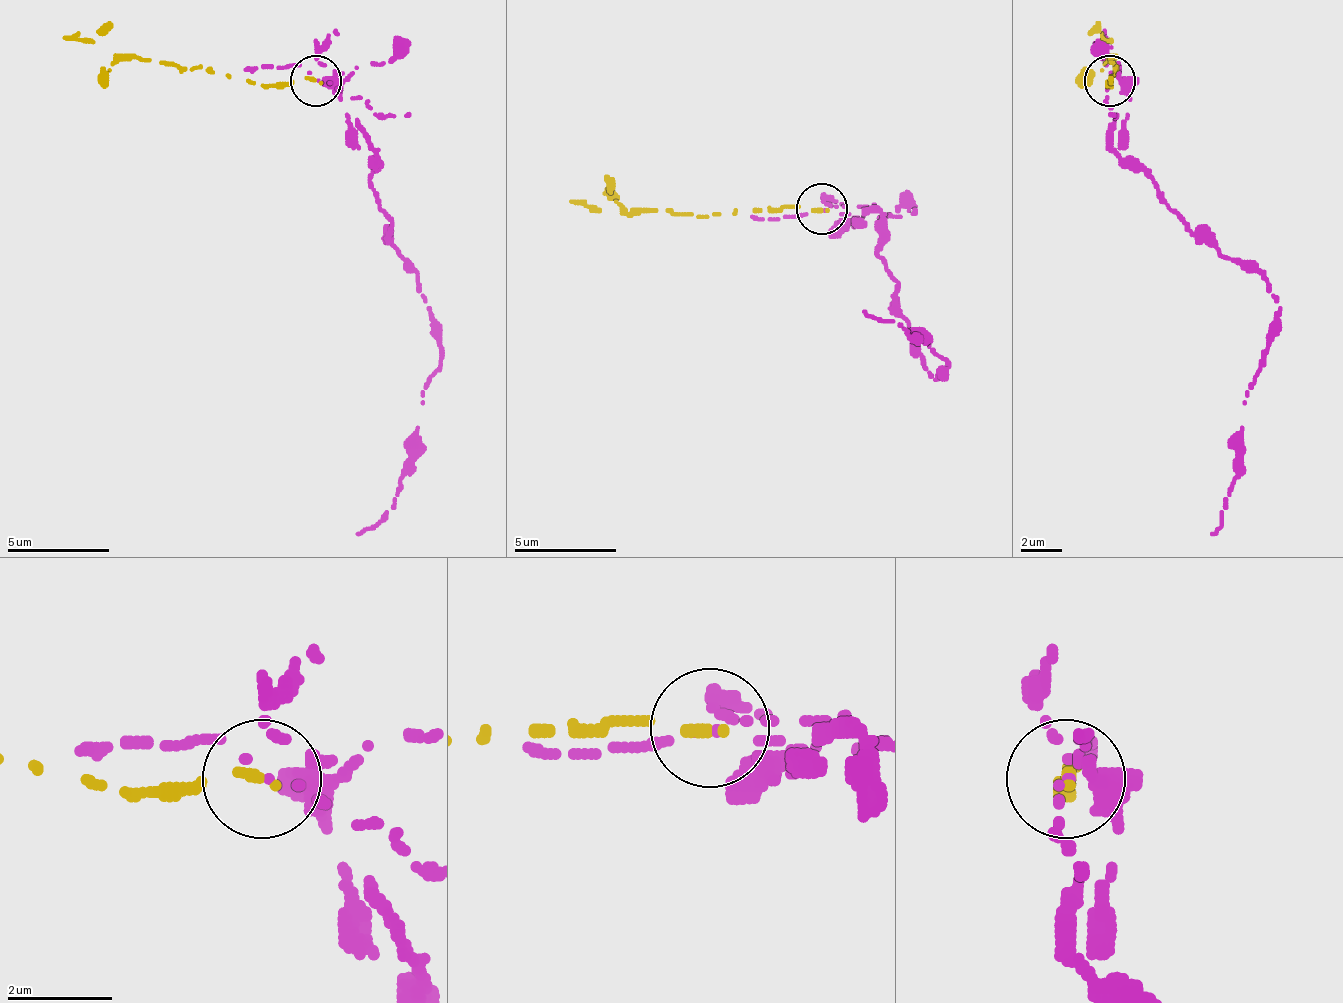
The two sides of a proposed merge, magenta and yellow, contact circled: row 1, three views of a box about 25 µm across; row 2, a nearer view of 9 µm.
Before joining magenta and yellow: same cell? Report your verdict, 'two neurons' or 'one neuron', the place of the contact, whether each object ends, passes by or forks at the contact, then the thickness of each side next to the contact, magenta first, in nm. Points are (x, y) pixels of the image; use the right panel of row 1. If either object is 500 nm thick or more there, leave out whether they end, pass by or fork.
two neurons; place (1109, 80); magenta passes by; yellow ends; calibres 110 and 200 nm

